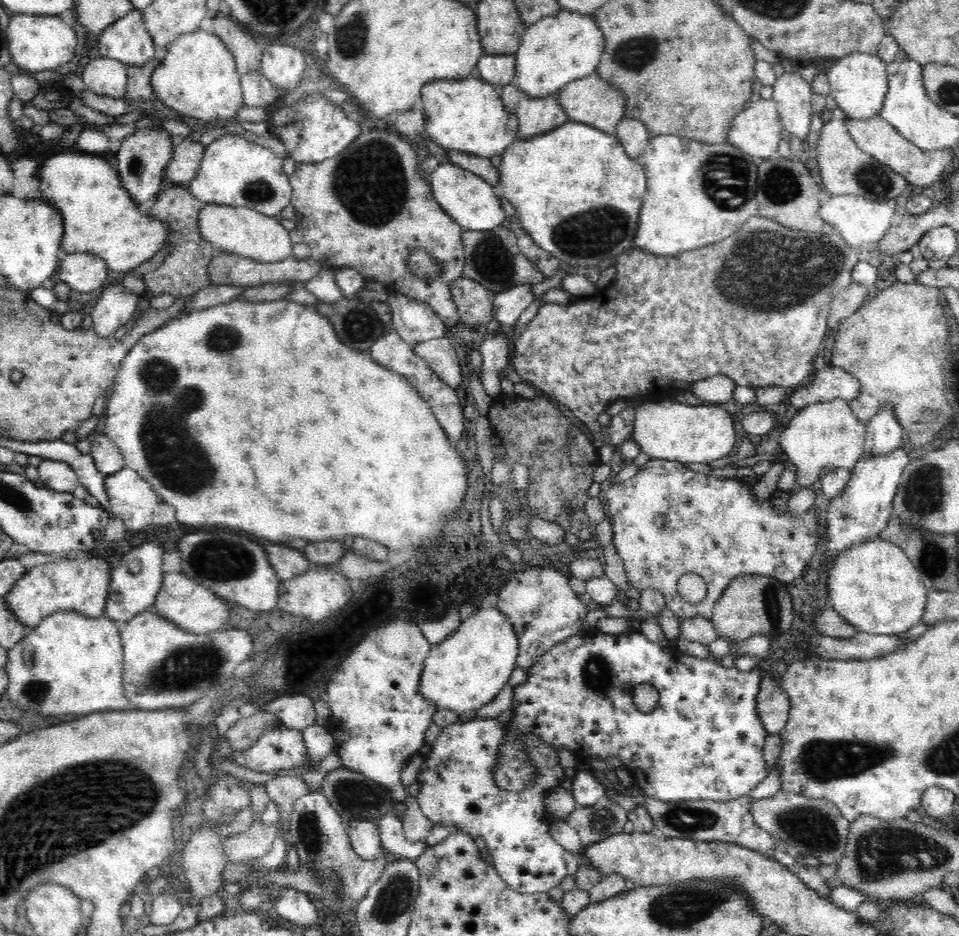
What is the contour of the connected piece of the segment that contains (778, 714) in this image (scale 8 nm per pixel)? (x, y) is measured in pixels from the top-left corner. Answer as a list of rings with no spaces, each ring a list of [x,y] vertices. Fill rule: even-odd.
[[[776,676],[761,678],[757,713],[769,735],[778,735],[784,730],[789,717],[789,698]]]

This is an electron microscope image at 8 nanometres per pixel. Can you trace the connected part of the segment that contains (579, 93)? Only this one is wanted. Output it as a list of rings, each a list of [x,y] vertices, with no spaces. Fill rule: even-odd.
[[[596,73],[566,84],[558,93],[558,102],[564,109],[569,122],[590,125],[610,135],[617,135],[618,124],[625,117],[626,99],[624,93]]]

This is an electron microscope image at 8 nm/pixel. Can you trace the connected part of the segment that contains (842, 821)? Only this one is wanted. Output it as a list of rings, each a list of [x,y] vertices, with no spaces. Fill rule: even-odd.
[[[780,790],[773,796],[752,800],[750,813],[758,826],[777,836],[783,847],[797,855],[815,856],[821,864],[836,864],[844,856],[850,821],[831,802],[823,798],[810,800],[793,792]]]

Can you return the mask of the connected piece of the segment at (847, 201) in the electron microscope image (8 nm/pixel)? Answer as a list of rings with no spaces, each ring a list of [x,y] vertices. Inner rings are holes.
[[[846,194],[846,196],[830,196],[828,201],[819,208],[819,215],[828,225],[843,236],[844,243],[854,250],[874,250],[888,232],[901,212],[902,202],[896,198],[884,201],[872,201],[861,196]]]

